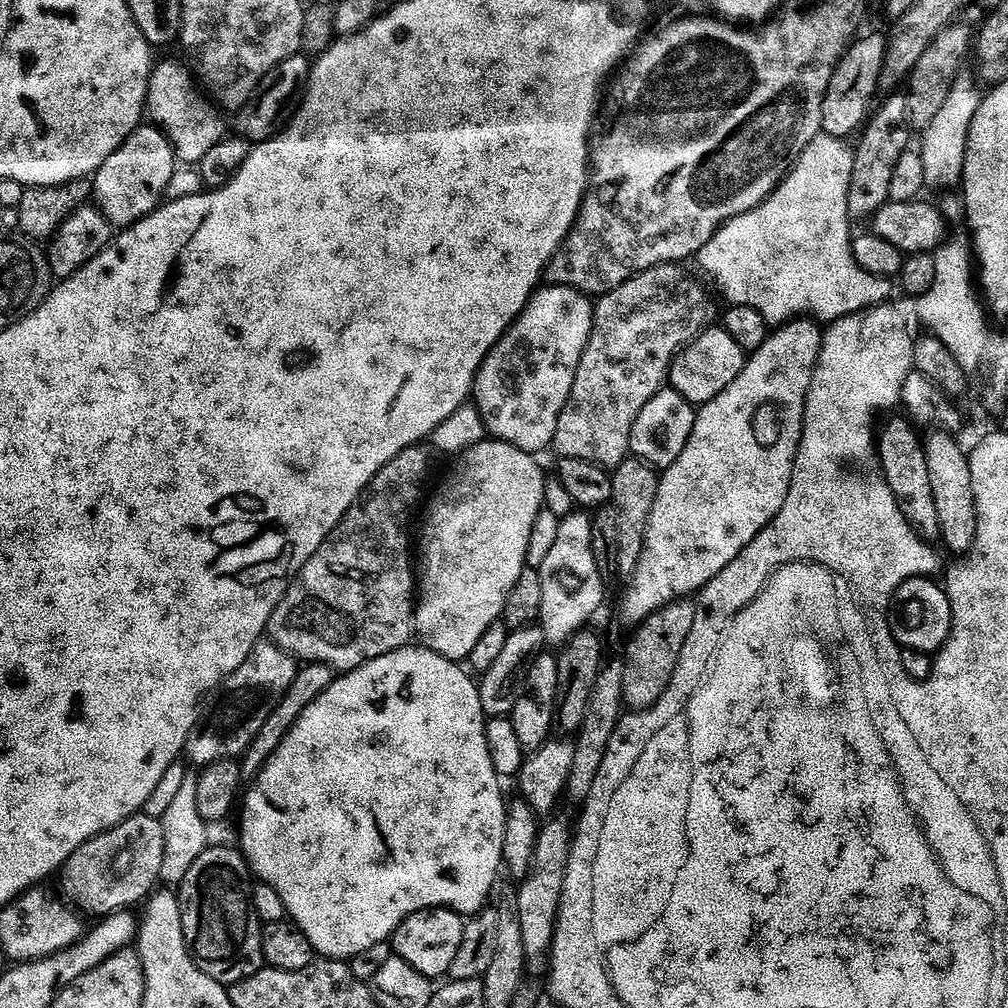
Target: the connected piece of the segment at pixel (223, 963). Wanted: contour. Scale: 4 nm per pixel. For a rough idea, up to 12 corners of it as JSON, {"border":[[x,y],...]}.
{"border":[[243,851],[178,885],[188,951],[225,986],[265,967]]}

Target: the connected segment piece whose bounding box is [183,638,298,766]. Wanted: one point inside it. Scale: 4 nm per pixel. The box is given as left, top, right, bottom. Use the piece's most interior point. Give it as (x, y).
(245, 696)

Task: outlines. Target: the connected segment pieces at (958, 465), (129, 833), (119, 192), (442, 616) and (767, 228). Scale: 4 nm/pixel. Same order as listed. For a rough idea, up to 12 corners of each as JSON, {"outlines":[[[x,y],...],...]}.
{"outlines":[[[949,433],[923,441],[939,539],[976,545],[972,461]],[[137,814],[77,848],[62,872],[100,914],[157,887],[164,826]],[[144,122],[94,173],[95,203],[127,226],[159,208],[176,172]],[[486,438],[424,524],[416,631],[469,659],[544,508],[537,457]],[[815,136],[701,243],[729,305],[779,326],[889,303],[852,256],[854,152]]]}

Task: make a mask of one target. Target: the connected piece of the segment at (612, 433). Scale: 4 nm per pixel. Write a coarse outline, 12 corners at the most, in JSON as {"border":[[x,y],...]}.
{"border":[[680,262],[594,304],[555,451],[614,470],[713,323]]}

